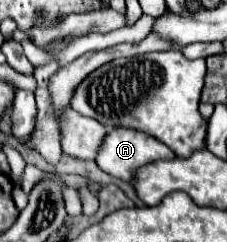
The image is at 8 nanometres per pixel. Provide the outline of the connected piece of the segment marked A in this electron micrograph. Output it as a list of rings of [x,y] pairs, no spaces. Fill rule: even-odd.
[[[116,128],[104,138],[104,148],[100,148],[96,164],[110,176],[132,184],[134,172],[140,166],[172,158],[176,158],[176,154],[156,138],[140,134],[138,130]]]

